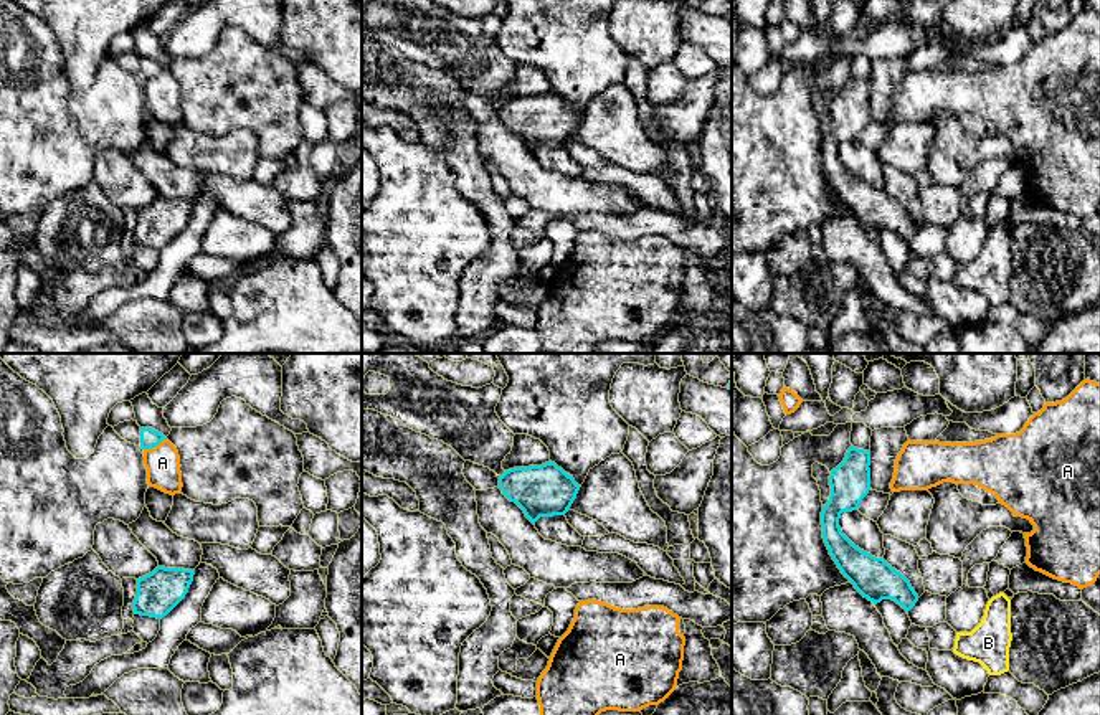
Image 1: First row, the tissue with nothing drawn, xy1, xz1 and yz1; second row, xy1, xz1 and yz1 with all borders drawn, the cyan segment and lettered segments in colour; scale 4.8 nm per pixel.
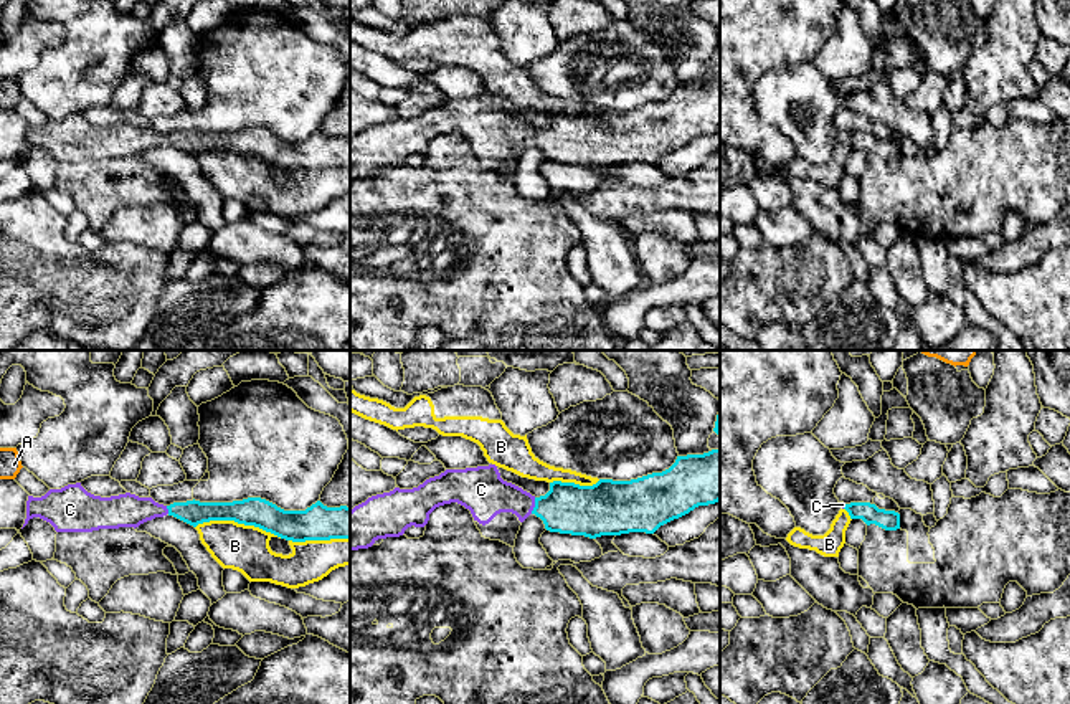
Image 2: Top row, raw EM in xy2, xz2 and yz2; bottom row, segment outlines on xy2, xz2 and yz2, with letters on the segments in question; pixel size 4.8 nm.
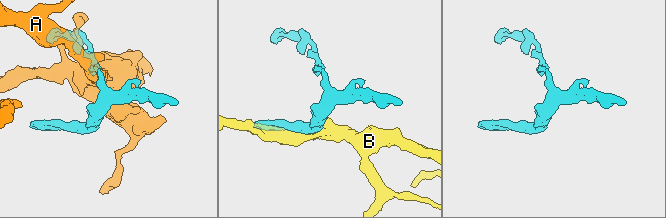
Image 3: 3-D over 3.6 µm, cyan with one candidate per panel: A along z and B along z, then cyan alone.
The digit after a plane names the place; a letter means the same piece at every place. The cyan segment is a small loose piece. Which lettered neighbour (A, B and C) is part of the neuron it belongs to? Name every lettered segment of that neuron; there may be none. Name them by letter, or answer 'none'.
C

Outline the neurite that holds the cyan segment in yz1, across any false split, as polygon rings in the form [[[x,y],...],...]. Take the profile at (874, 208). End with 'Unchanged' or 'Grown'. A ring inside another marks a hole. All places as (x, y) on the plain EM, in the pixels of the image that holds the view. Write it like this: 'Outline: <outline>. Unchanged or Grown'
Outline: [[[851,76],[844,91],[831,101],[829,132],[823,135],[823,168],[829,185],[854,218],[874,234],[892,230],[907,243],[918,231],[910,211],[884,188],[856,177],[841,160],[842,142],[857,140],[870,121],[870,81]]]. Unchanged

